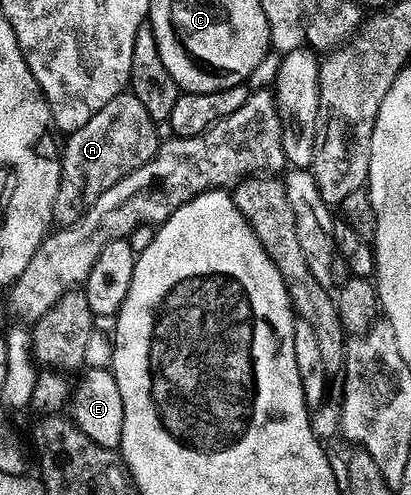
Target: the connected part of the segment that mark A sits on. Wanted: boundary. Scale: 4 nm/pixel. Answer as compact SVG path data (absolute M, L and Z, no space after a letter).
M130 92L113 96L97 116L66 135L61 146L61 180L55 197L55 218L60 223L75 222L117 180L129 176L157 152L161 139L159 127L145 112L141 100Z

